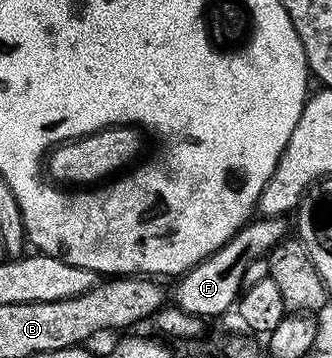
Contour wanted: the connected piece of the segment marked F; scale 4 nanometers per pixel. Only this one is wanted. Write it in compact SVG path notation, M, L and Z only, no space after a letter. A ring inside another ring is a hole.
M256 217L244 224L226 245L222 245L210 257L206 257L198 265L194 265L175 280L175 306L187 314L192 314L205 321L211 321L215 315L231 312L238 302L242 290L242 273L246 273L254 261L265 258L289 234L290 227L284 224L283 218Z

